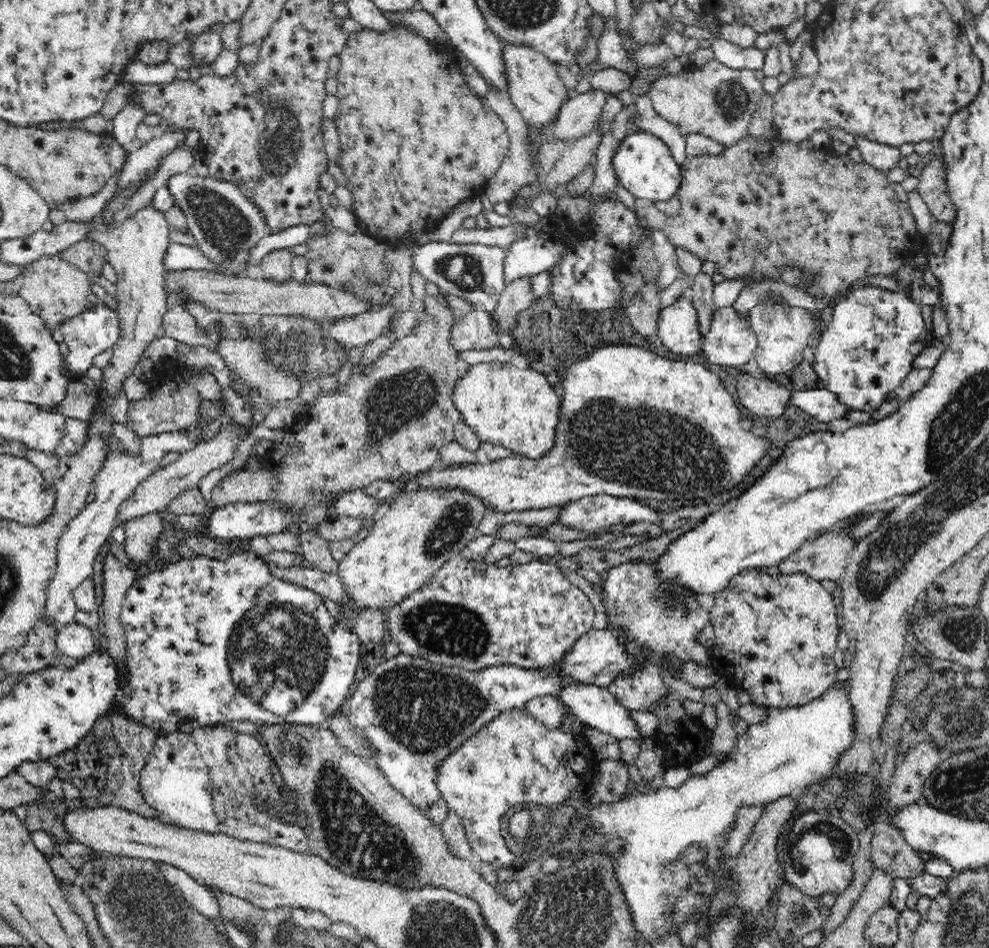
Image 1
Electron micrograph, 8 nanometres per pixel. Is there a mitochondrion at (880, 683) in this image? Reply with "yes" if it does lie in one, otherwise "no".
no

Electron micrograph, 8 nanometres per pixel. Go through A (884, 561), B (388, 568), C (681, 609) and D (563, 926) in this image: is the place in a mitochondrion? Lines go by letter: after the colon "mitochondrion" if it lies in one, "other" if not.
A: mitochondrion
B: other
C: mitochondrion
D: mitochondrion

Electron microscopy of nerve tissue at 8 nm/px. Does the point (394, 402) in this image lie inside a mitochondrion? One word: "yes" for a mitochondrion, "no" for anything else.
yes

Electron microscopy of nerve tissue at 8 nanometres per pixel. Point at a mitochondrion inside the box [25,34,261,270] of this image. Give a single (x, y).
(226, 228)

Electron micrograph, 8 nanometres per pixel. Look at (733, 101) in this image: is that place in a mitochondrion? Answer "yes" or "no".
yes

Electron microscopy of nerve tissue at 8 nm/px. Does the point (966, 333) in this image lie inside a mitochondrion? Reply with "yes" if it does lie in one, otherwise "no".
no

